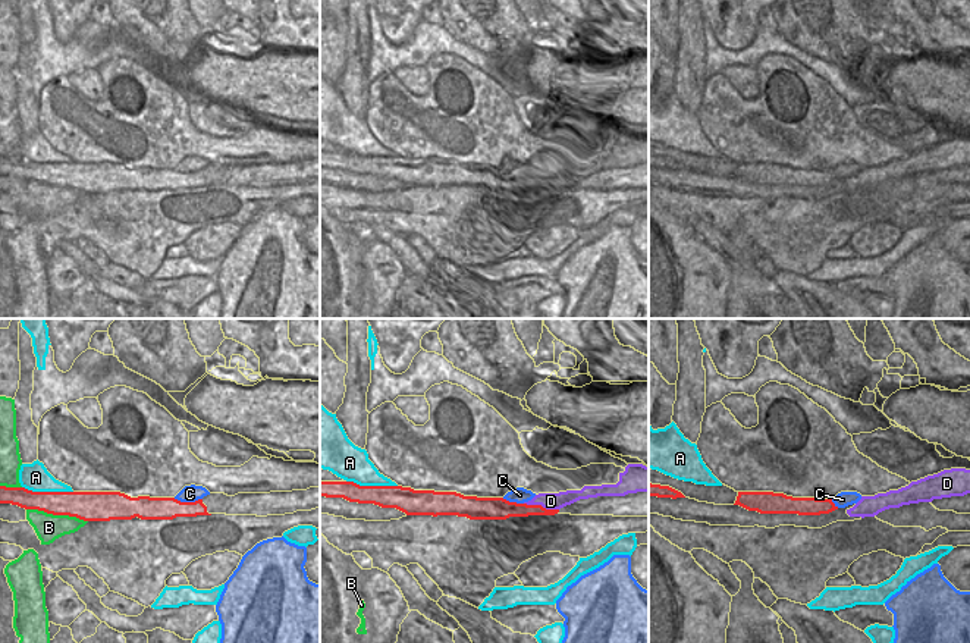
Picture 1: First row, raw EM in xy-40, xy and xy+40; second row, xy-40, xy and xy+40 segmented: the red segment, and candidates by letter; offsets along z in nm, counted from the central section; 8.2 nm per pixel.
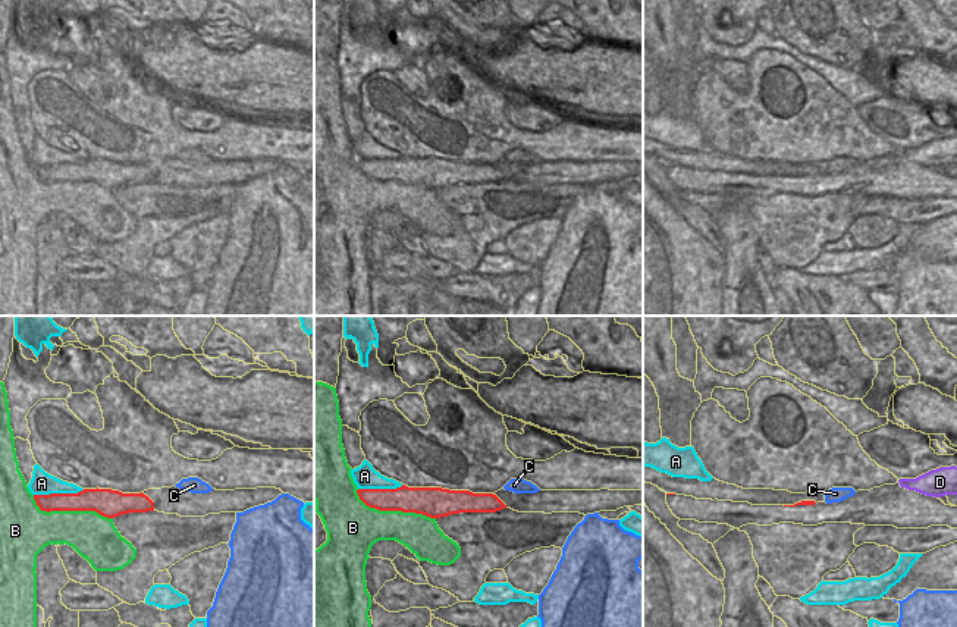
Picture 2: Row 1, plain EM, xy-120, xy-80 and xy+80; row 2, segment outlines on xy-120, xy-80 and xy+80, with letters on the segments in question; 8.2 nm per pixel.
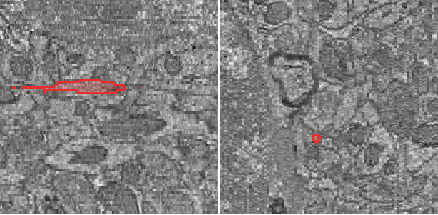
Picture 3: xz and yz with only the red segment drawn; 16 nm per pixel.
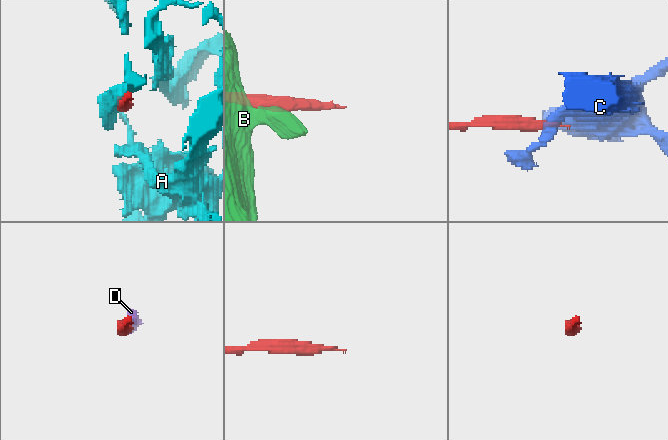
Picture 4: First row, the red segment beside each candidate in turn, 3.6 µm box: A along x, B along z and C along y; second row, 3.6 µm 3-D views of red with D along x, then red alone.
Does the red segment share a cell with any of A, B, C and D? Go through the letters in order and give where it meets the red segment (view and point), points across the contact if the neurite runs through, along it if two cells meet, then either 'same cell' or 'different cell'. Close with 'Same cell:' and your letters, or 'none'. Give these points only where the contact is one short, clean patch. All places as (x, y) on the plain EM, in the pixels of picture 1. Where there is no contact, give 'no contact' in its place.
A: meets red in xy-40 at (47, 163); different cell
B: meets red in xy-40 at (57, 185); different cell
C: meets red in xy-40 at (188, 173); border along xy-40 (173, 169), (181, 172), (201, 171); different cell
D: meets red in xy at (540, 176); runs through xy (511, 179), (540, 176), (551, 172); same cell
Same cell: D

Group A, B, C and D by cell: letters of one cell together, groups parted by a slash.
A / B / C / D

